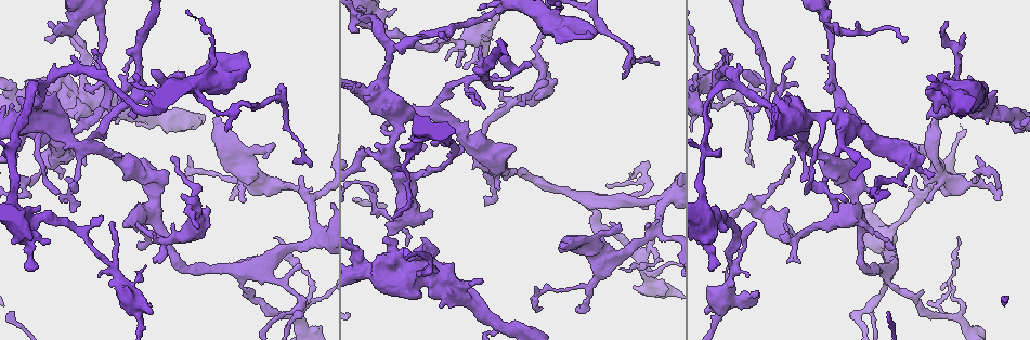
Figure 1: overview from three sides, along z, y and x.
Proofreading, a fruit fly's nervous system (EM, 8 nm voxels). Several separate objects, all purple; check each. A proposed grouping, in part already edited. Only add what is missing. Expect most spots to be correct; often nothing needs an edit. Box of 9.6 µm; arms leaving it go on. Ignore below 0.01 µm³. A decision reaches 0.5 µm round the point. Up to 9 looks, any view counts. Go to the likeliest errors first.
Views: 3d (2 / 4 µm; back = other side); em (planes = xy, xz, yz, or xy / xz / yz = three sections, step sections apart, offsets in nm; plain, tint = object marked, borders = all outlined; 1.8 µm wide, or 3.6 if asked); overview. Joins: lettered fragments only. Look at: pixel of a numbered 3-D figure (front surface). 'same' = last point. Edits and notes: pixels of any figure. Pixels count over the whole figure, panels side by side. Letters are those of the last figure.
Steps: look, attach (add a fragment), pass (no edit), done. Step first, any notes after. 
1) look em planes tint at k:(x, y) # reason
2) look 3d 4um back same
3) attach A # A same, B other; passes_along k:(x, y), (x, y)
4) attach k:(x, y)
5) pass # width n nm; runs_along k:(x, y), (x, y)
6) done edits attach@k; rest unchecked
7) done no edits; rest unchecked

look em xy step 16 plain at 1:(509, 104) # abrupt turn

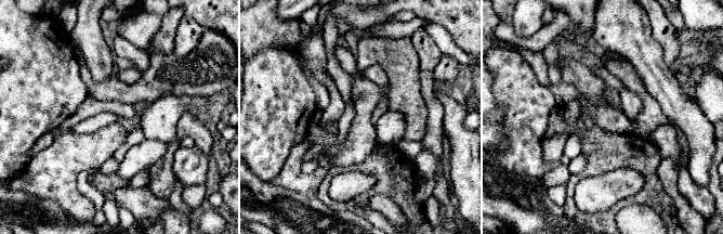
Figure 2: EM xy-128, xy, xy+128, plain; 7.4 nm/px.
look em xy step 16 tint same

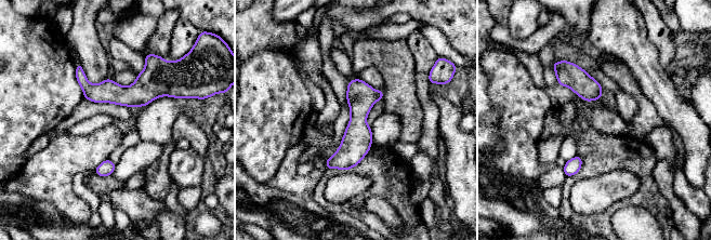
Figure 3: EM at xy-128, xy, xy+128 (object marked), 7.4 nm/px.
look em xy step 16 borders same

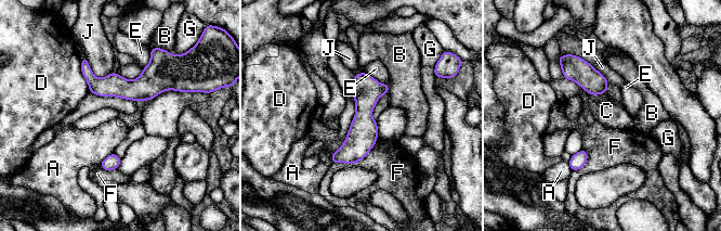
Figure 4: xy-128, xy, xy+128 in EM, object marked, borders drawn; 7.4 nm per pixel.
pass # A other, B other, C other, D other, E other, F other, G other, J other; border 4:(346, 136), (331, 154), (330, 163); none of them fits

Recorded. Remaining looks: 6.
look em planes borders at 1:(418, 274)

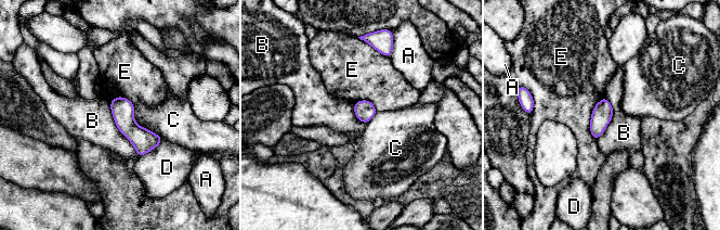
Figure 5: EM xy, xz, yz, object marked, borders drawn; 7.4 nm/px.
pass # width 150 nm; longest_contact B 460 nm; A other, B other, C other, D other, E other; no lettered fragment goes on from it

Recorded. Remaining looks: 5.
look 3d 4um at 1:(534, 289) # branch stops here

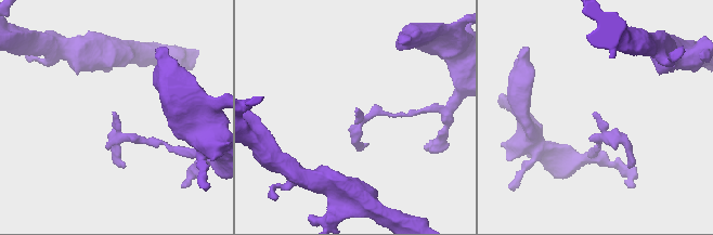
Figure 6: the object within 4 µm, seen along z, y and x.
look em yz step 8 tint at 6:(358, 110) # need the tissue

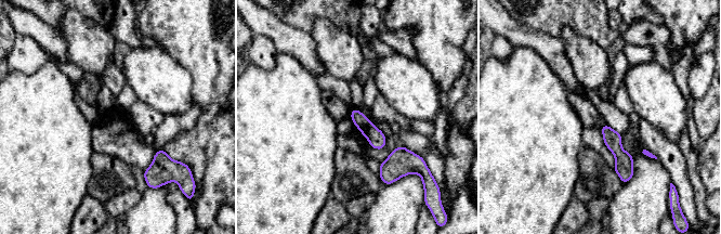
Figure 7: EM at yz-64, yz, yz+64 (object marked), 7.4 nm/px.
look em planes borders same # cut it another way

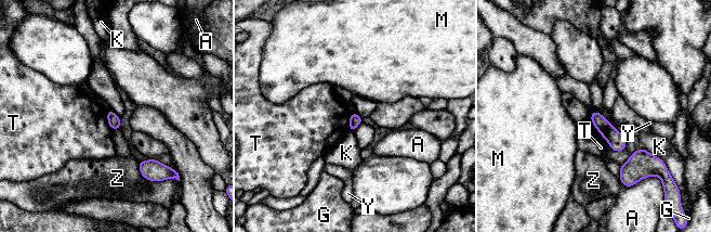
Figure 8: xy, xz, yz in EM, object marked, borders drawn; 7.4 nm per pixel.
pass # A other, G other, K other, M other, T other, Y other, Z other; border 8:(597, 129), (611, 149), (624, 150); no lettered fragment goes on from it

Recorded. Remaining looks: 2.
look em xz step 8 borders at 1:(35, 263) # branch stops here

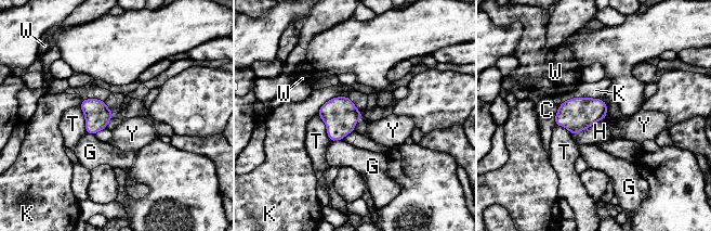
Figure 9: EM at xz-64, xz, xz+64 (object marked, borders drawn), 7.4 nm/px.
pass # longest_contact K 320 nm; C other, G other, H other, K other, T other, W other, Y other; border 9:(605, 118), (570, 133); no lettered fragment goes on from it

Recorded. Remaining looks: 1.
done no edits; rest unchecked

